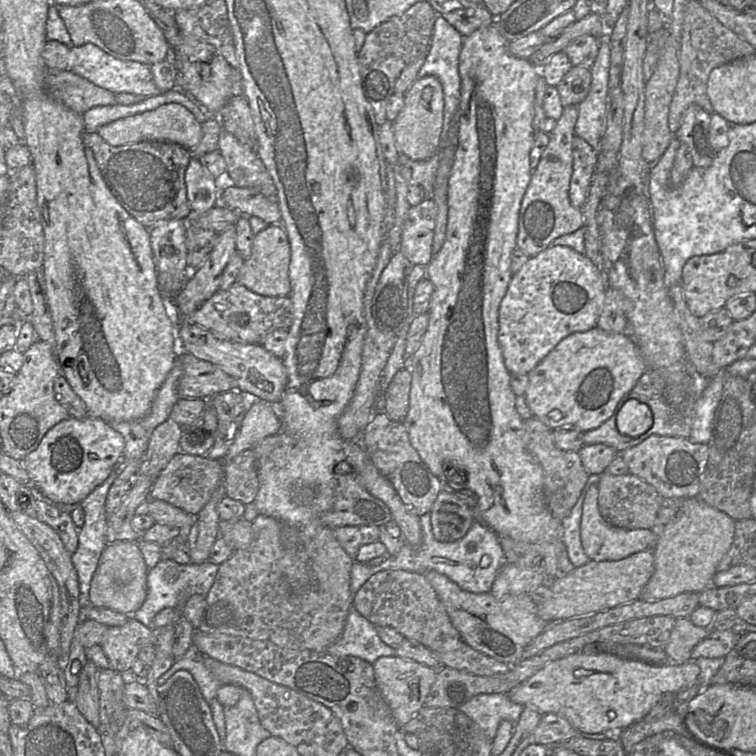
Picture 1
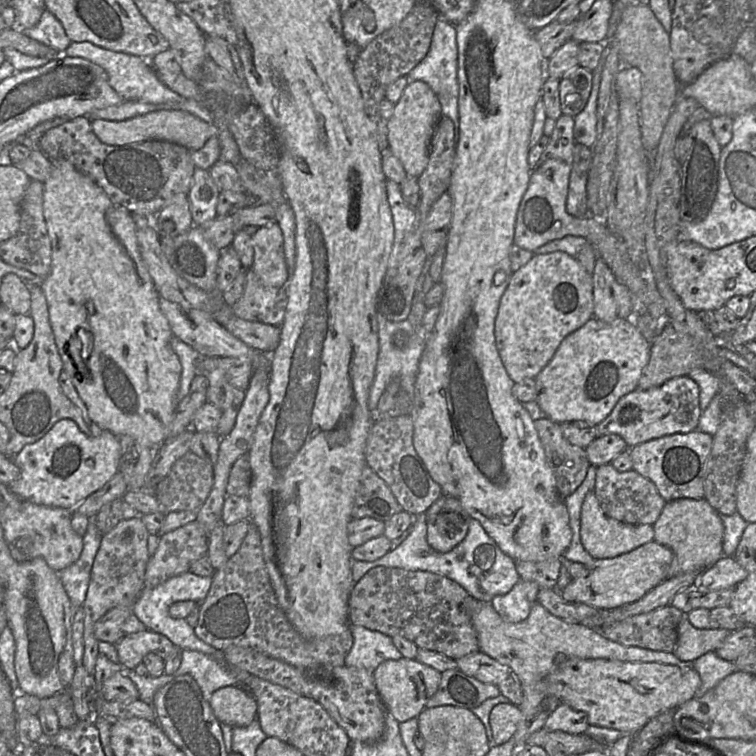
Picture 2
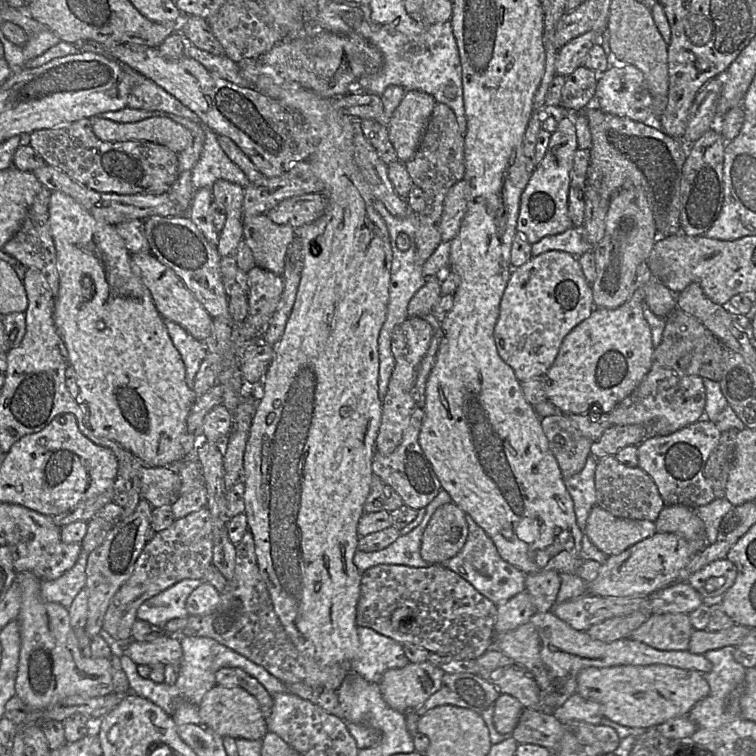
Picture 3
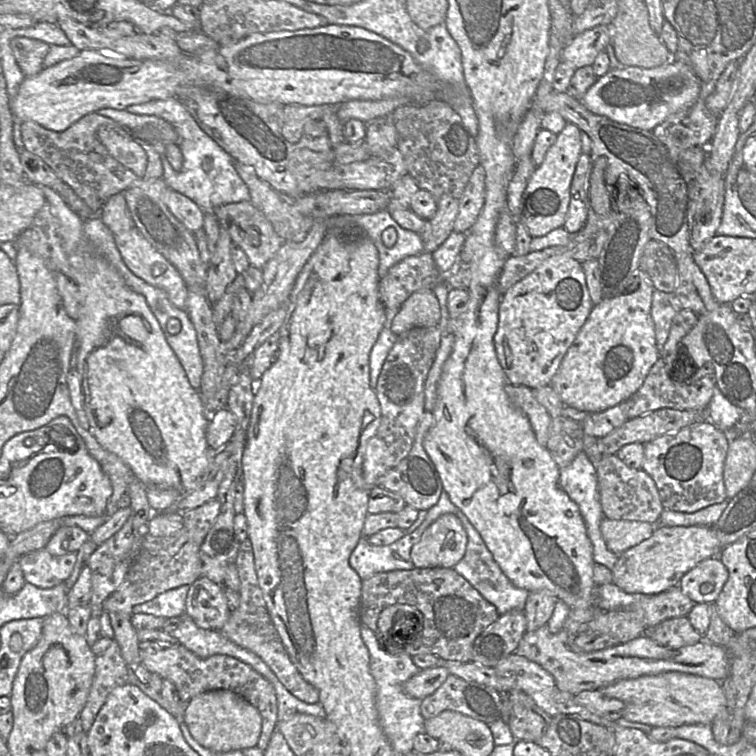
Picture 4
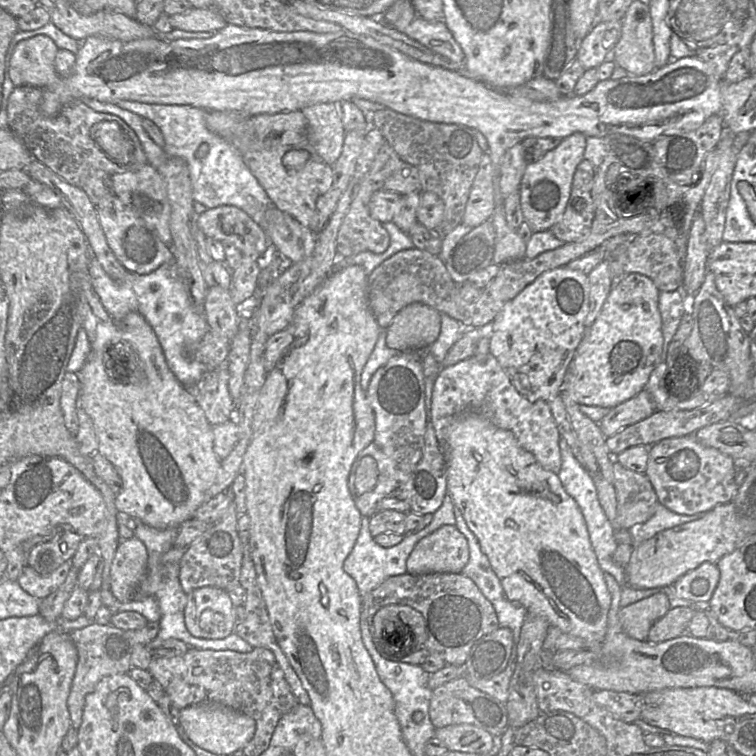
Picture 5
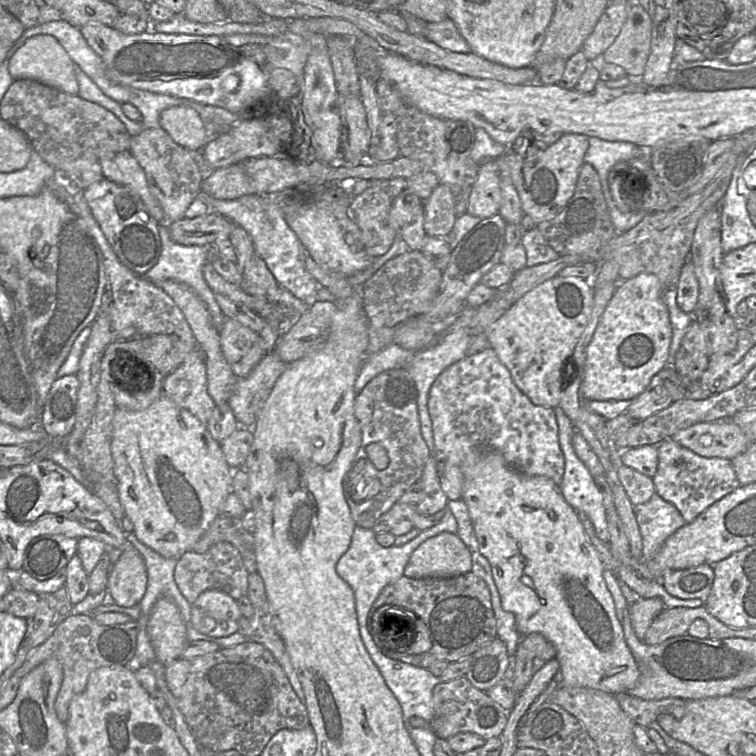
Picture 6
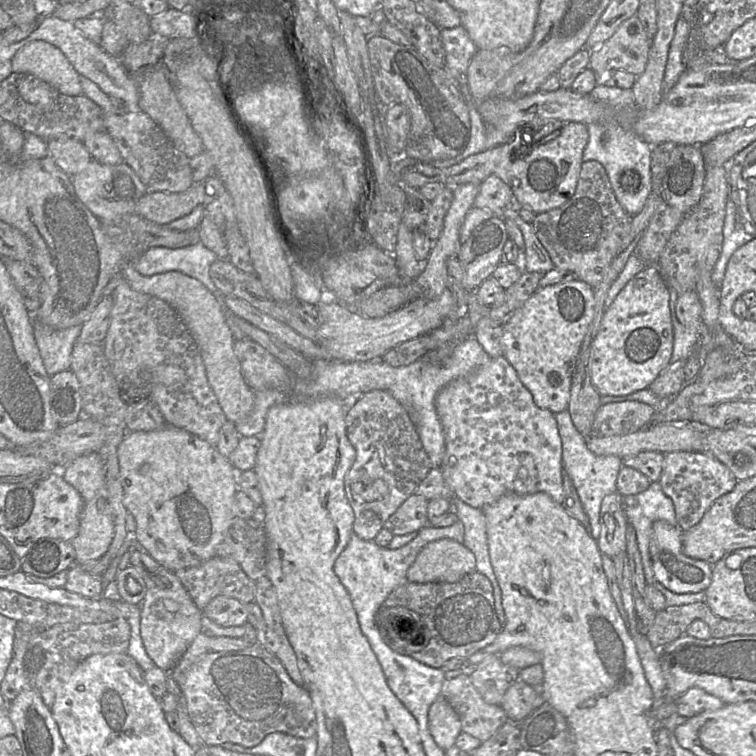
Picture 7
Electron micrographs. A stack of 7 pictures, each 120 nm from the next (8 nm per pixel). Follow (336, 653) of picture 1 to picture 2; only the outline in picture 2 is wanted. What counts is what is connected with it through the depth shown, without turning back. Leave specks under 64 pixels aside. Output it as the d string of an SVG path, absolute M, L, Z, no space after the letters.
M351 625L350 631L353 644L345 658L348 667L364 669L373 674L383 661L403 657L390 636L356 625Z

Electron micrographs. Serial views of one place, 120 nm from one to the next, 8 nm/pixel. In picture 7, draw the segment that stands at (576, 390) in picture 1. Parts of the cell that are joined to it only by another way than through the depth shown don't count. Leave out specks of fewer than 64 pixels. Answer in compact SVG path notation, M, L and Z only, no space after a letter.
M650 265L630 279L602 317L589 354L590 379L601 396L624 396L646 389L670 364L673 327L669 309L669 287L656 265Z

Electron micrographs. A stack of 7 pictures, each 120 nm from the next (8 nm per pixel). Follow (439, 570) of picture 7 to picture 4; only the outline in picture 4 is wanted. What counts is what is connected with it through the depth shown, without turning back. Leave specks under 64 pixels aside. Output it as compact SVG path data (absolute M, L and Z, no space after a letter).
M452 513L438 517L412 546L415 568L453 568L464 556L467 533Z

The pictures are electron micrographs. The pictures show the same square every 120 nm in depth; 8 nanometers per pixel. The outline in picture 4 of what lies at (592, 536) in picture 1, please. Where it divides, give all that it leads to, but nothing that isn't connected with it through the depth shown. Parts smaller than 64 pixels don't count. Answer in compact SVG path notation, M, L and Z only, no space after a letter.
M603 517L600 532L607 548L619 555L648 539L655 530L655 524L631 520L611 520Z

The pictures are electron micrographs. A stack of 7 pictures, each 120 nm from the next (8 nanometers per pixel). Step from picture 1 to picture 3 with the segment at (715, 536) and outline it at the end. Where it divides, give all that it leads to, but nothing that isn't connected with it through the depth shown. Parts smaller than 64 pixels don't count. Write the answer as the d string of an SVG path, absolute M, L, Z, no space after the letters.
M665 505L655 520L656 532L674 533L686 539L696 553L708 544L702 519L693 508L685 505Z

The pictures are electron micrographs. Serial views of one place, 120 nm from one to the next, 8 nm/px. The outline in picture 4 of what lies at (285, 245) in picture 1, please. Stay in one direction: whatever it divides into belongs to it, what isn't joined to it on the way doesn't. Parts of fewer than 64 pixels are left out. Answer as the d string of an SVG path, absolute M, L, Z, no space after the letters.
M238 202L222 205L213 210L221 229L228 232L235 246L247 255L250 265L262 269L284 244L275 232L271 222L251 202Z

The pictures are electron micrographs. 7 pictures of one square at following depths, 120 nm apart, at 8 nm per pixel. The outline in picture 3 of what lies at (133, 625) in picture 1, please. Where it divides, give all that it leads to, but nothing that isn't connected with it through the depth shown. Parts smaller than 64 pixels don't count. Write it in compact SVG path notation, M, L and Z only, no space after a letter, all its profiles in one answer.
M162 637L150 642L124 642L125 654L137 665L156 663L180 665L183 651L177 637Z

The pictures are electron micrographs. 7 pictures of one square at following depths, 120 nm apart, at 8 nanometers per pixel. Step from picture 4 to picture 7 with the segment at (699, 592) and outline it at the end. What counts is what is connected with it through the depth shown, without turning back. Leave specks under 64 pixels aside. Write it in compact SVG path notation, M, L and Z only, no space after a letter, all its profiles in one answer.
M661 520L653 523L649 553L654 576L665 588L677 594L705 591L711 583L713 565L704 560L686 556L683 553L682 536L683 531L678 525Z

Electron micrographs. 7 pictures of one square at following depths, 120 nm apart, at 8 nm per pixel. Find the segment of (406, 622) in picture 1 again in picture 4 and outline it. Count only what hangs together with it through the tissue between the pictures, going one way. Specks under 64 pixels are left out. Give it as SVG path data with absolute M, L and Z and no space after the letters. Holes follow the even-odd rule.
M453 568L393 570L376 573L362 581L360 621L375 633L380 643L383 641L389 642L388 645L399 646L392 652L406 653L411 657L419 654L433 654L441 661L471 662L475 639L498 617L495 606ZM394 604L414 606L423 615L421 634L418 633L418 637L409 640L407 644L400 641L403 640L401 638L382 635L377 627L380 612Z

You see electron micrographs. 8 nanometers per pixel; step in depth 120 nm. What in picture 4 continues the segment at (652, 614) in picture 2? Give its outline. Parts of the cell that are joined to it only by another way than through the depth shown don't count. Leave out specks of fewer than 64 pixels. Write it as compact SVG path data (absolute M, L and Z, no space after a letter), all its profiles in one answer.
M687 616L670 618L656 626L647 627L643 635L647 635L661 646L672 649L694 645L703 637L693 628Z

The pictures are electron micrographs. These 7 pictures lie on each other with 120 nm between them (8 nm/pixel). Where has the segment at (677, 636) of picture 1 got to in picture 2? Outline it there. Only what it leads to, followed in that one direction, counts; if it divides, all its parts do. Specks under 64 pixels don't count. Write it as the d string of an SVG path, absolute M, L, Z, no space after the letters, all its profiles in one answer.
M683 616L677 628L678 638L673 653L684 662L694 662L709 651L715 651L731 631L727 629L697 629L687 616Z

